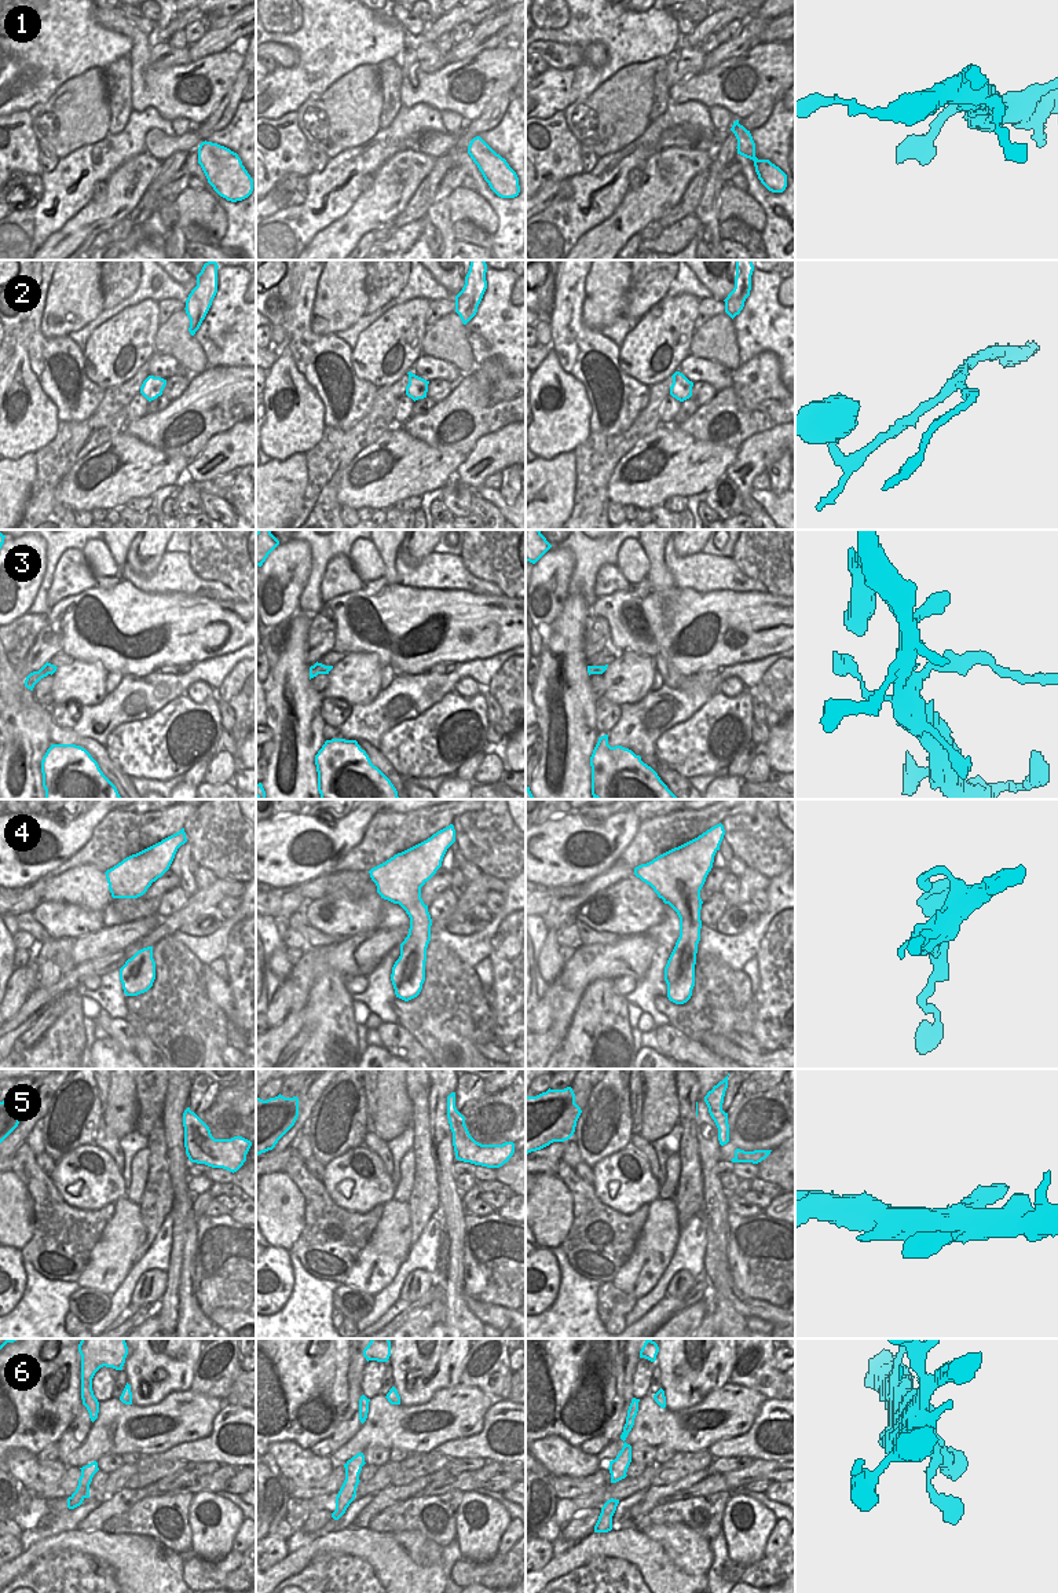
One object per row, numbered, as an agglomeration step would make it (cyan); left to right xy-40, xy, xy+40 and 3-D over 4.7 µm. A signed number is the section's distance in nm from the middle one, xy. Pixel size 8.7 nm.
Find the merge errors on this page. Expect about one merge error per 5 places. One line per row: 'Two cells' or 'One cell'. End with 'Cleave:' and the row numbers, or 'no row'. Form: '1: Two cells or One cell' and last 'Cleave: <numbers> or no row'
1: One cell
2: One cell
3: Two cells
4: One cell
5: One cell
6: One cell
Cleave: 3.

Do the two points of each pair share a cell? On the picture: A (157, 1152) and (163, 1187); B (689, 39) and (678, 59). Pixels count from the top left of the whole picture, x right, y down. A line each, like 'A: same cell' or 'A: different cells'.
A: same cell
B: different cells

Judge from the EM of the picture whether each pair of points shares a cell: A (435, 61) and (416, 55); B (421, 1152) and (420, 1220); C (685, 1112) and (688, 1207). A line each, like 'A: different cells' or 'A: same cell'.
A: same cell
B: same cell
C: same cell

